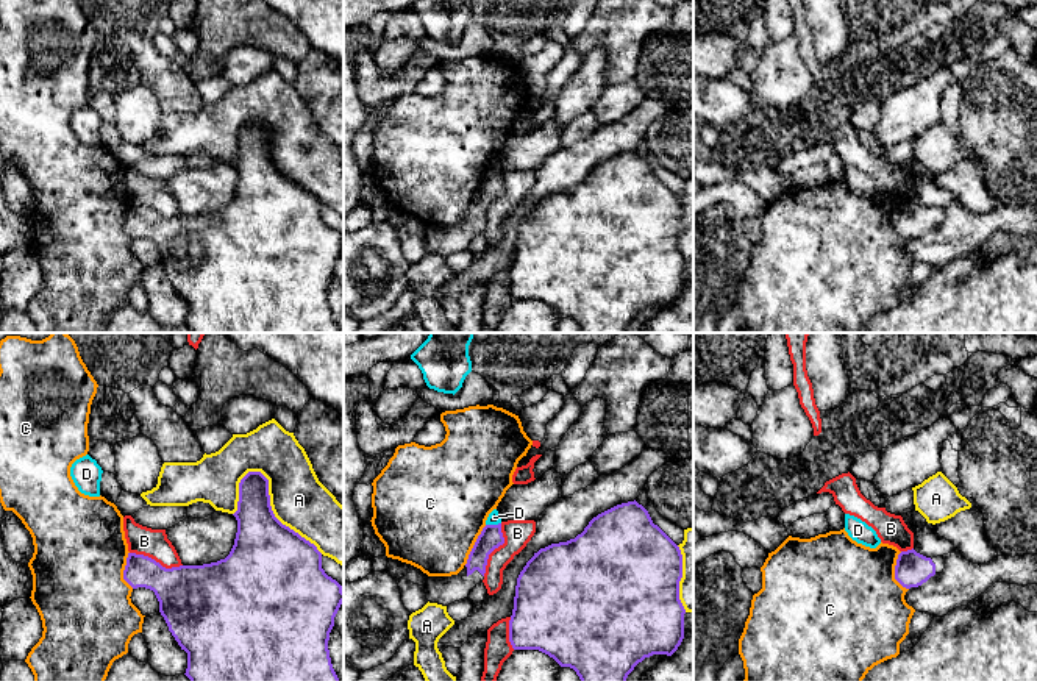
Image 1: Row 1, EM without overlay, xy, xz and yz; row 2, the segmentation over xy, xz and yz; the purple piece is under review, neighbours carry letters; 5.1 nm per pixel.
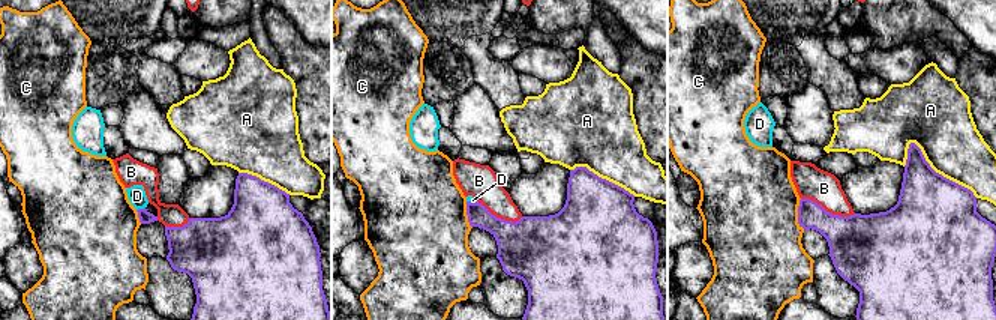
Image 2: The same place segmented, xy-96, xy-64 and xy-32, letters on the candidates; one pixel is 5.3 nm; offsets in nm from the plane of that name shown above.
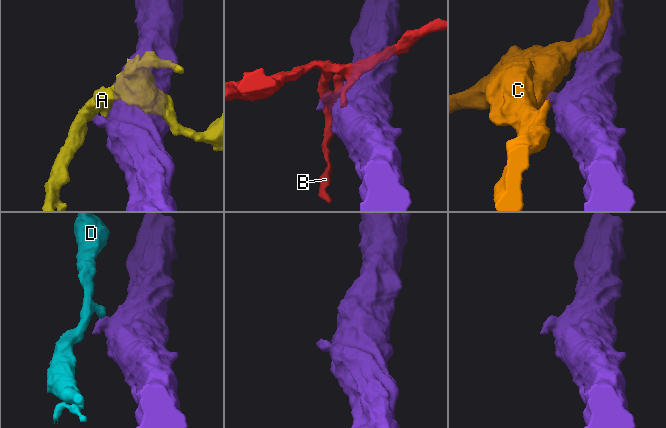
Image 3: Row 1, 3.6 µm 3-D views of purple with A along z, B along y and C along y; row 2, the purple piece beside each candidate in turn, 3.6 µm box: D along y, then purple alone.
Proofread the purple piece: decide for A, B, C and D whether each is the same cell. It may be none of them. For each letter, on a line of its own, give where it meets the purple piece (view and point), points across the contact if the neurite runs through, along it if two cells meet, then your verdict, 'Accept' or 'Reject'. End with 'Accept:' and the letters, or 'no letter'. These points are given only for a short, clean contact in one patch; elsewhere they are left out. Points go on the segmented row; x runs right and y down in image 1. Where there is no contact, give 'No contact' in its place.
A: Touches purple at xy (272, 513). Reject
B: Touches purple at xz (495, 547). Reject
C: Touches purple at yz (895, 572). Reject
D: Touches purple at xz (492, 525). Boundary: xz (500, 522), (486, 525). Reject
Accept: no letter

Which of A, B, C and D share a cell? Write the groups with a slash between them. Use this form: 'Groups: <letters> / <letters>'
Groups: A / B / C / D

